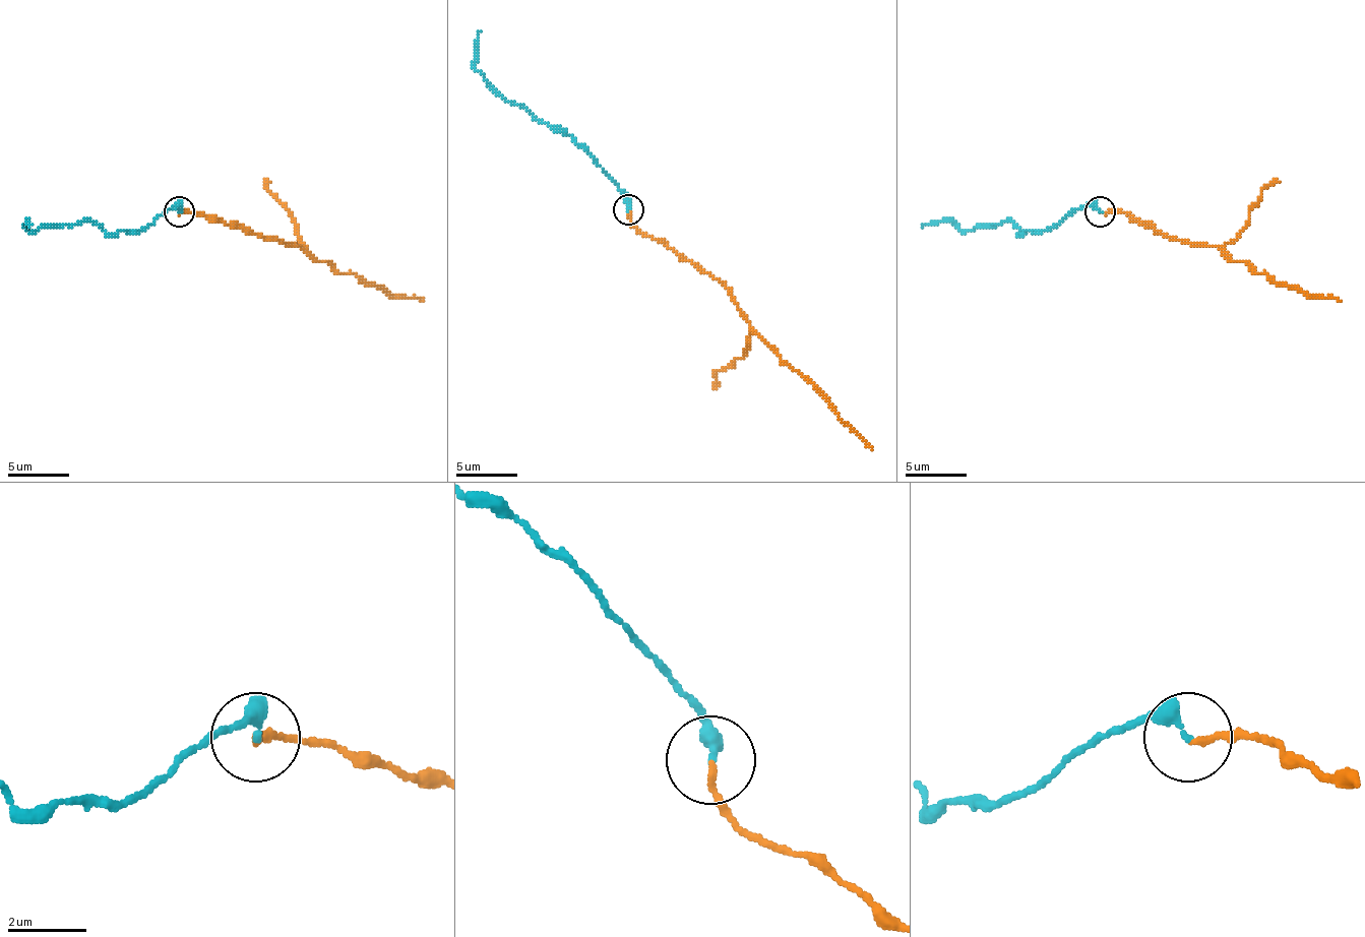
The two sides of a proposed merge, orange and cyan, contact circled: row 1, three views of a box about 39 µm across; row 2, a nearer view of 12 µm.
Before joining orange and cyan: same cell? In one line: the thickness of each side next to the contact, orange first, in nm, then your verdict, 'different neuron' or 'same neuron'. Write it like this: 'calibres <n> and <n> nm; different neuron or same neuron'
calibres 140 and 320 nm; same neuron

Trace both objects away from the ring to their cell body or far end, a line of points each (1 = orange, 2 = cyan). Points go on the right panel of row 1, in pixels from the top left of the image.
1: (1099, 212), (1123, 212), (1176, 237), (1219, 246), (1255, 273), (1267, 273), (1310, 295), (1341, 301)
2: (1099, 212), (1087, 206), (1071, 209), (1044, 231), (1019, 234), (1010, 222), (962, 231), (949, 222), (922, 225)

